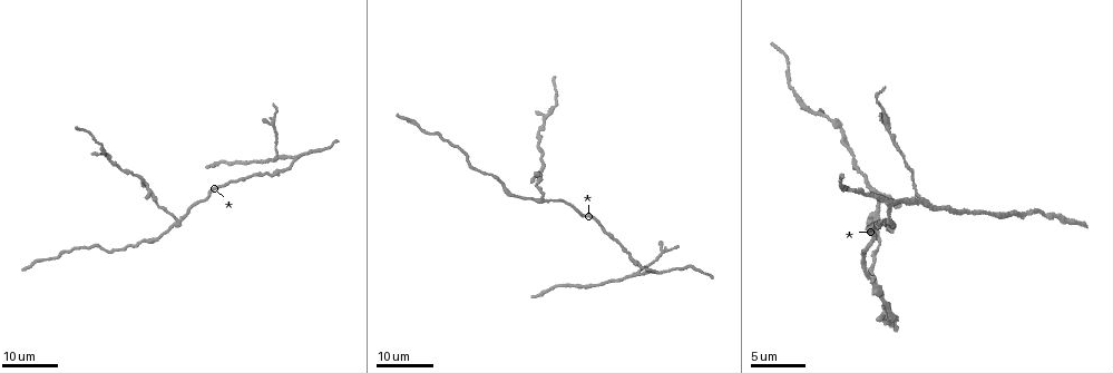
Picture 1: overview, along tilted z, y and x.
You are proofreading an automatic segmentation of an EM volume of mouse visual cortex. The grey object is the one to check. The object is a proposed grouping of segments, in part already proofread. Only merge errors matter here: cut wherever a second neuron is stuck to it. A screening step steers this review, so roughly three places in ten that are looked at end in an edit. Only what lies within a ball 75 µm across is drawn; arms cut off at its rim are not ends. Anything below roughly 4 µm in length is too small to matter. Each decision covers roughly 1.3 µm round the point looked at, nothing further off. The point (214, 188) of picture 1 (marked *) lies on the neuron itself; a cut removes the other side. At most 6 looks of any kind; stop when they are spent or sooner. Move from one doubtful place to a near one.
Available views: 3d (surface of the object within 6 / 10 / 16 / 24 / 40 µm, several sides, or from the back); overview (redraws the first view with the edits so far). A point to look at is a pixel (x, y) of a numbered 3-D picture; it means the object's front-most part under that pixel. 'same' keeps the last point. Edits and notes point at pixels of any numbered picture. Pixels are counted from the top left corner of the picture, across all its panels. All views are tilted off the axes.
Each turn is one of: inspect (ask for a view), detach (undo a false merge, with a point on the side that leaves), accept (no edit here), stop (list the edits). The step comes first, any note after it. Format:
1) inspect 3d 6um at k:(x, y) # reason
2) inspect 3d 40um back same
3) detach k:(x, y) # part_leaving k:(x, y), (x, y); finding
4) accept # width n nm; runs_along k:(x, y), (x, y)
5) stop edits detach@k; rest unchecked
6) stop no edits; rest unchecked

inspect 3d 16um at 1:(658, 271) # two arms in line, one across

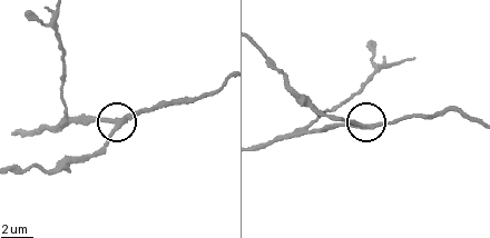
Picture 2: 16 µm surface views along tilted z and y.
inspect 3d 10um at 2:(119, 121)

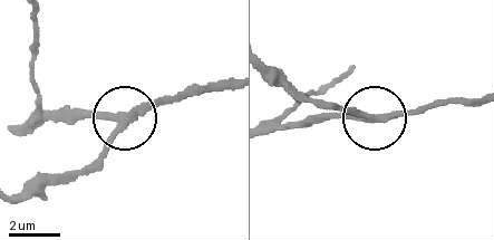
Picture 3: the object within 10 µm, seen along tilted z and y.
accept # arms 3; runs_along 3:(269, 69), (306, 97), (379, 117), (432, 106); continuous, no second neuron

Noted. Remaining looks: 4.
inspect 3d 16um at 1:(544, 201) # looks like a crossing

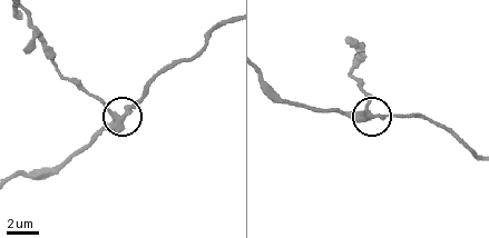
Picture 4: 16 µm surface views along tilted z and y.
inspect 3d 10um at 4:(365, 111)

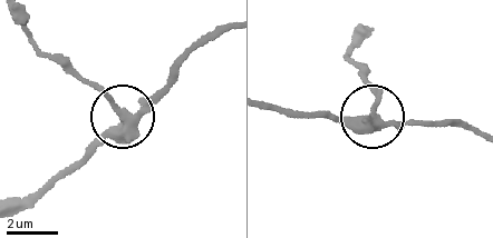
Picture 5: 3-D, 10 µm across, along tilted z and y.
inspect 3d 10um back at 5:(128, 120)

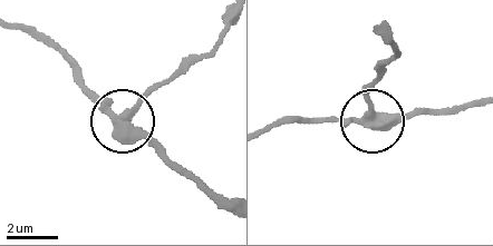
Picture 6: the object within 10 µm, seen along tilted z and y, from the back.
detach 6:(148, 87) # width 370 nm; part_leaving 6:(129, 110), (196, 61), (220, 36), (226, 17); a second neuron is stuck on

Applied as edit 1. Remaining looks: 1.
stop edits detach@6; rest unchecked

